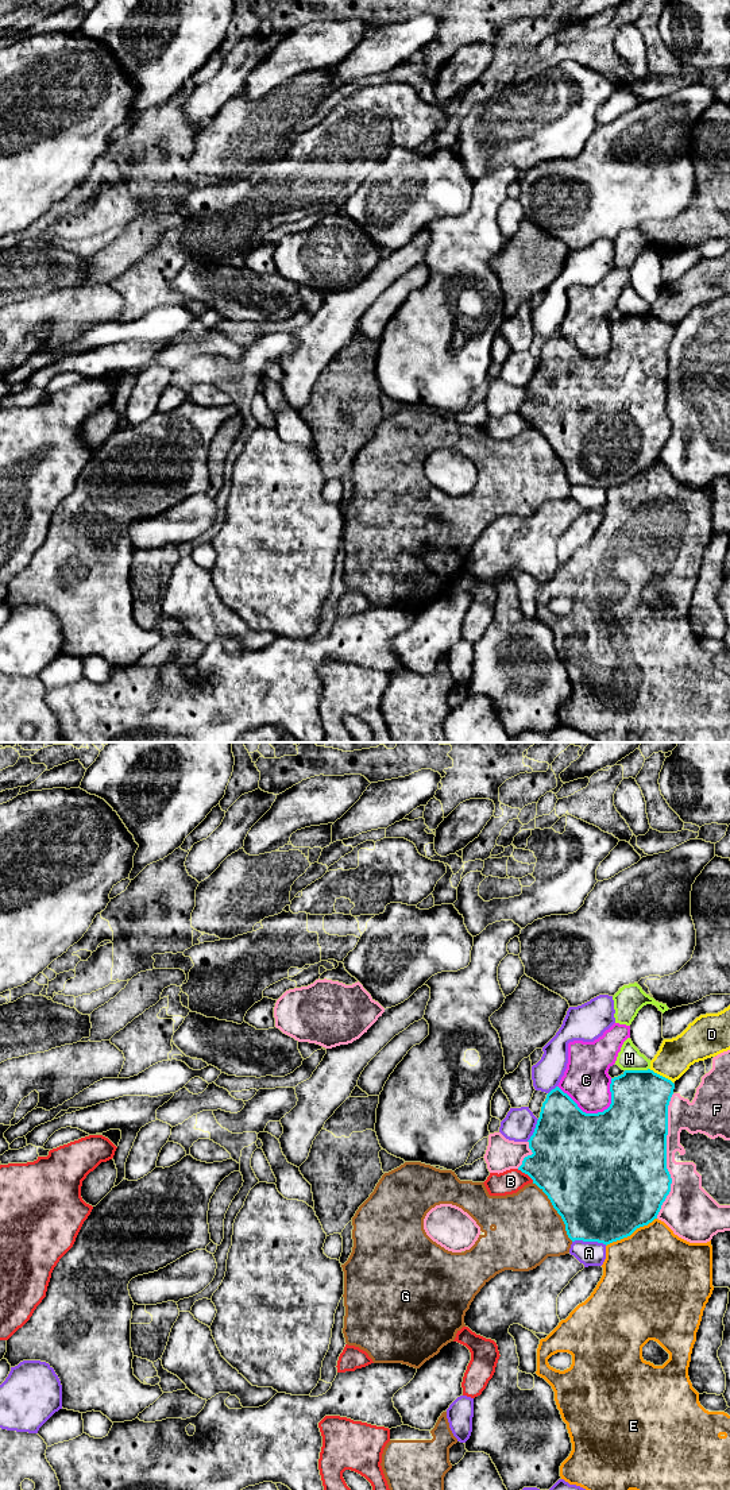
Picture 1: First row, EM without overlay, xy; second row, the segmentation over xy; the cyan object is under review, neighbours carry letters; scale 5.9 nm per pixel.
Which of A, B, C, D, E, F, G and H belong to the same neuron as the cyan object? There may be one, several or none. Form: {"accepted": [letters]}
{"accepted": []}

